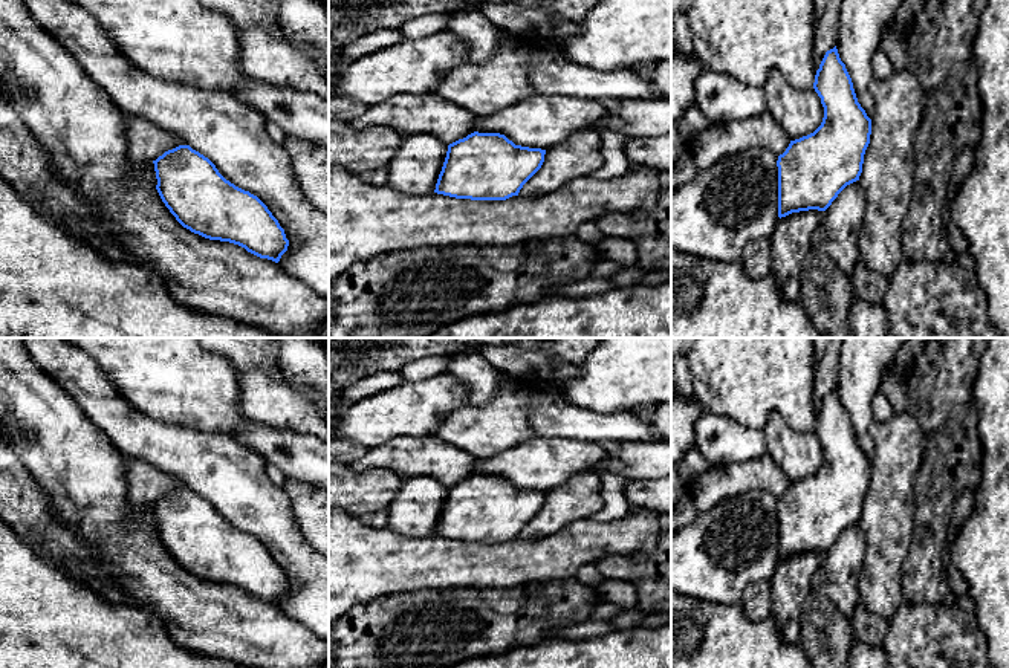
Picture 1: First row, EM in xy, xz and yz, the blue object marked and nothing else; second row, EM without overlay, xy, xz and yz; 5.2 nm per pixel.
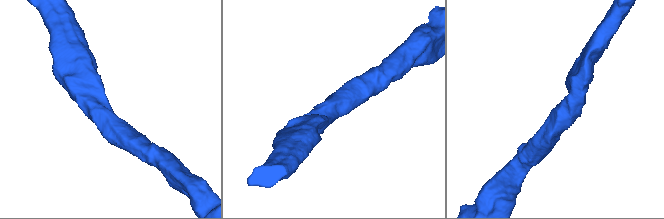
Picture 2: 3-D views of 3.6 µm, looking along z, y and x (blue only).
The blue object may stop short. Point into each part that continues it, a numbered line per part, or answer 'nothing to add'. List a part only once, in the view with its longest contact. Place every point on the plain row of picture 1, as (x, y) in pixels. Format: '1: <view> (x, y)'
nothing to add

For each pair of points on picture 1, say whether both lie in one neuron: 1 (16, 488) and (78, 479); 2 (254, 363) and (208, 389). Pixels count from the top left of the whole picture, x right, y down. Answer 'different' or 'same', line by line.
1: different
2: different

